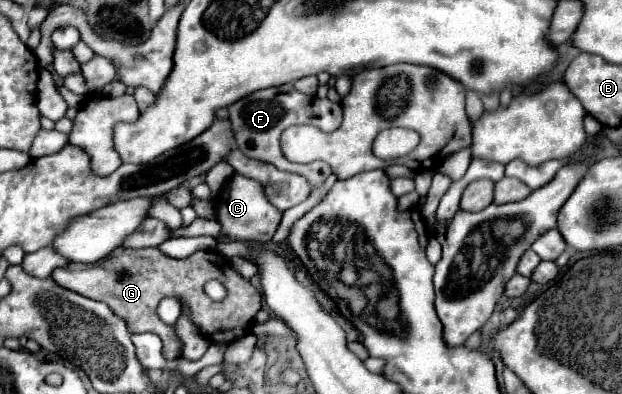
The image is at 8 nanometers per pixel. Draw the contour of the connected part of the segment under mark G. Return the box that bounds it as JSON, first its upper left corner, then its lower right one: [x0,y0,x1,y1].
[50,248,262,358]

